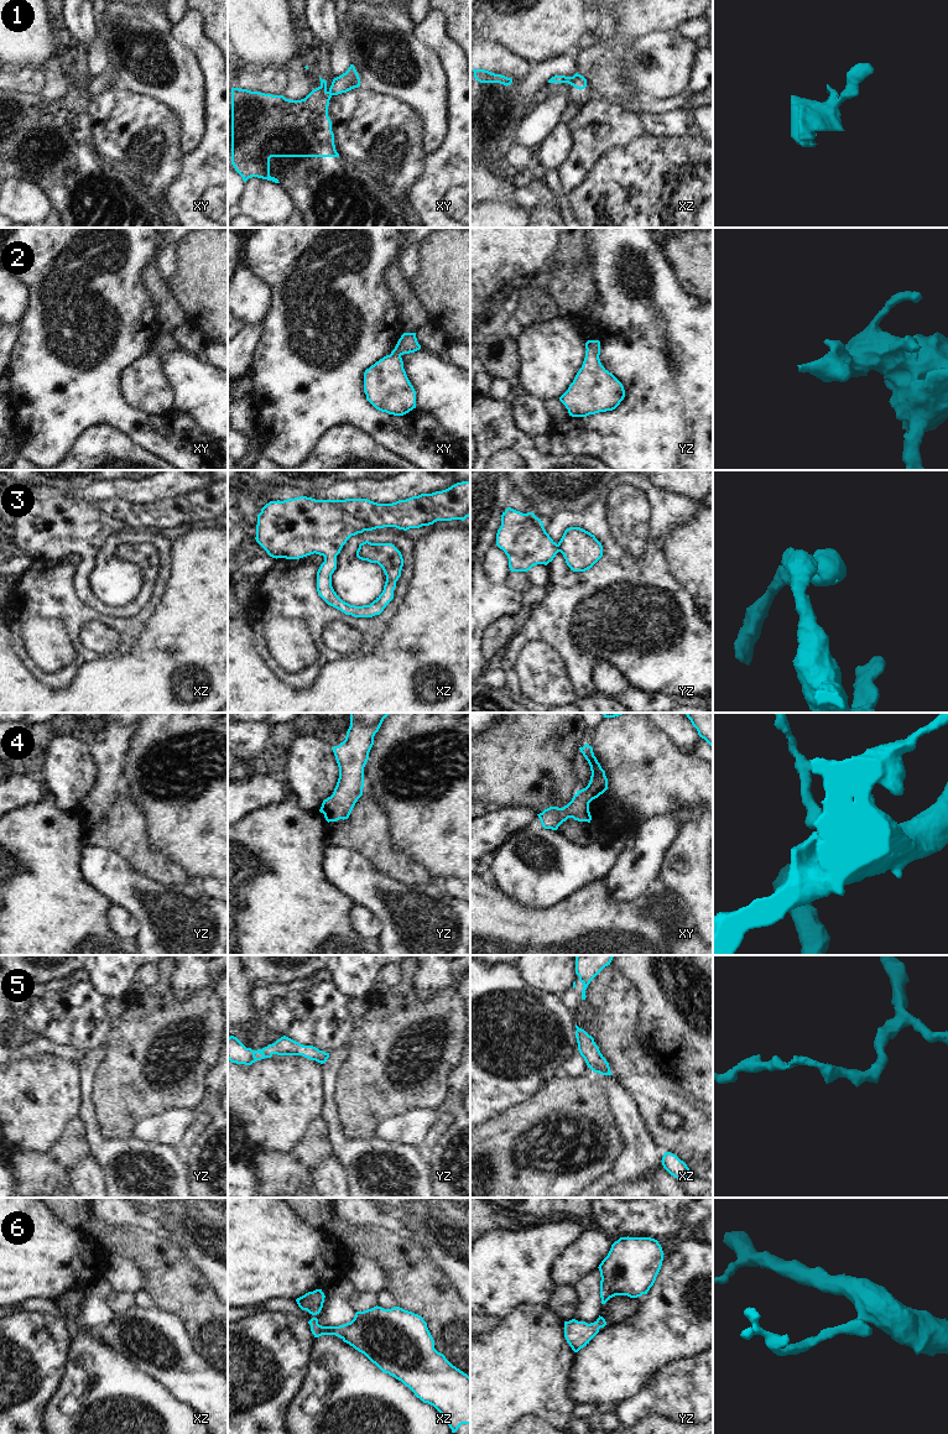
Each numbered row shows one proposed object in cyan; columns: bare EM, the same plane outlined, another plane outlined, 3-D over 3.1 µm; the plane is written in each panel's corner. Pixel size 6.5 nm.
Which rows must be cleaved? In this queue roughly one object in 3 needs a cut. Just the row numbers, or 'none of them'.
1

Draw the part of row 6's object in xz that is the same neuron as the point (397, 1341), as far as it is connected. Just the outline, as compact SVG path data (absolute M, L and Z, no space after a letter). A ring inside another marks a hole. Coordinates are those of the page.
M376 1305L356 1312L350 1323L339 1326L322 1326L317 1318L308 1324L314 1337L335 1335L364 1354L382 1372L401 1381L417 1398L433 1406L444 1417L452 1433L462 1424L470 1424L470 1377L434 1349L427 1323L418 1314L400 1307L384 1309Z

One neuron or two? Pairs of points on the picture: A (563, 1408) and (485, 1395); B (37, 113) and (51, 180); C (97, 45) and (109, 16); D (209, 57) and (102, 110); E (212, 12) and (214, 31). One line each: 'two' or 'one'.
A: one
B: one
C: one
D: two
E: one

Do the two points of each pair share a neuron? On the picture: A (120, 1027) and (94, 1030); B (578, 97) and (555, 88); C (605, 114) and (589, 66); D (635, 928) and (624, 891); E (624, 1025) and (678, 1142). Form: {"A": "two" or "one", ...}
{"A": "two", "B": "two", "C": "two", "D": "two", "E": "one"}

